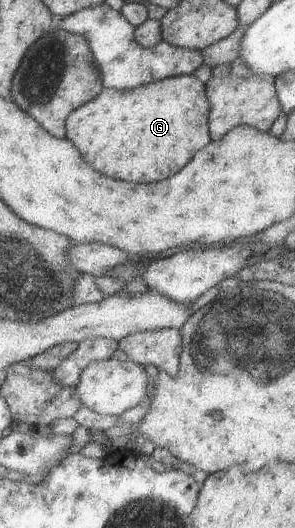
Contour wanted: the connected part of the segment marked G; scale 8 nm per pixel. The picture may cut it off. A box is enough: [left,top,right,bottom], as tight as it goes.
[65,74,209,182]

